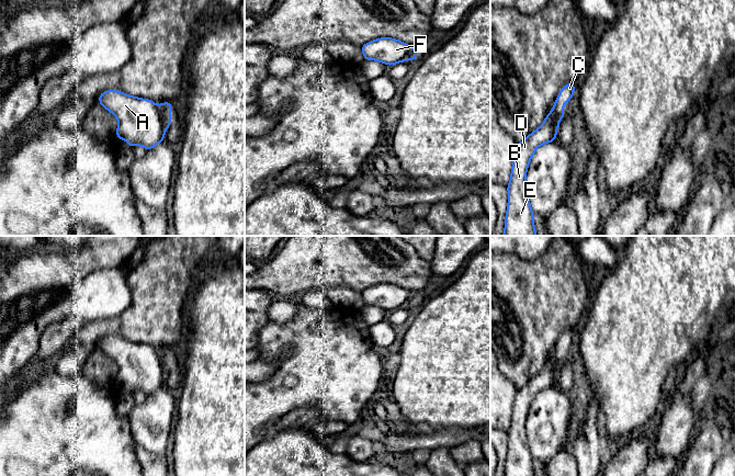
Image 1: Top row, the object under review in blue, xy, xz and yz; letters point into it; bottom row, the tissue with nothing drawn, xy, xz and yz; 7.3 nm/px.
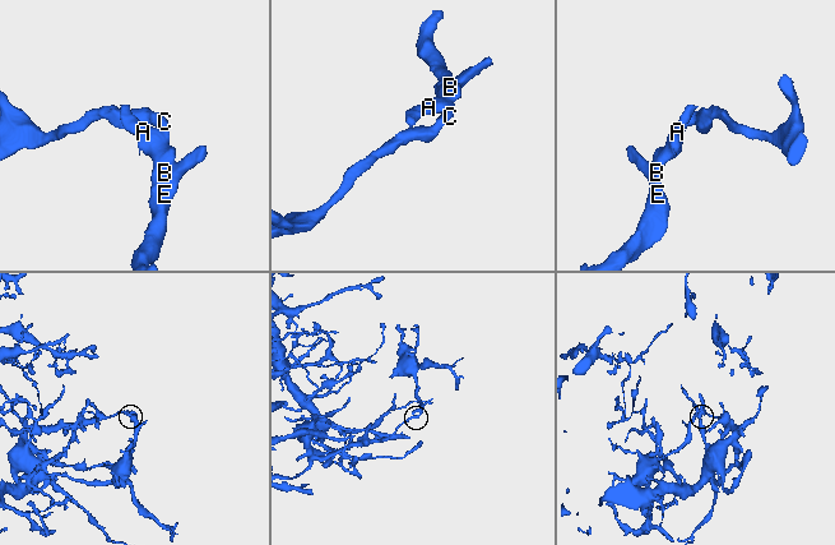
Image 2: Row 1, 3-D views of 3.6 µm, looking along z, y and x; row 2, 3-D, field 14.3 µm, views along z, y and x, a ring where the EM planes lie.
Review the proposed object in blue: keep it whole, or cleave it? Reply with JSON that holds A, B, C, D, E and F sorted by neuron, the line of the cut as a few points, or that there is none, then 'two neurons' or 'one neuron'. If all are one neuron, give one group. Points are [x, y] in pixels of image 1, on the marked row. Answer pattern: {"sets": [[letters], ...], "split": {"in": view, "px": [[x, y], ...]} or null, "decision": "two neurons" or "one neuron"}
{"sets": [["A", "B", "D", "E", "F"], ["C"]], "split": {"in": "xy", "px": [[158, 105], [161, 118], [167, 126]]}, "decision": "two neurons"}

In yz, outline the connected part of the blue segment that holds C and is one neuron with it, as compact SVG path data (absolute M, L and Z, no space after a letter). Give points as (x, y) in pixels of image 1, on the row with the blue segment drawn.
M570 82L570 83L565 84L563 89L559 91L552 109L552 115L557 123L559 123L559 121L563 117L565 117L564 103L566 101L572 100L574 95L574 90L575 90L575 83Z

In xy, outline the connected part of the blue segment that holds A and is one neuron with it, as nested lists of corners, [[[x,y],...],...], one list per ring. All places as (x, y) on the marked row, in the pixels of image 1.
[[[106,90],[99,97],[99,103],[118,121],[115,134],[131,147],[143,146],[149,150],[165,140],[167,126],[159,105],[148,99]]]

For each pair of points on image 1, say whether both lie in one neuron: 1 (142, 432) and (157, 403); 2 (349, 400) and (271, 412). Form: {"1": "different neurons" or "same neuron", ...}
{"1": "same neuron", "2": "same neuron"}

